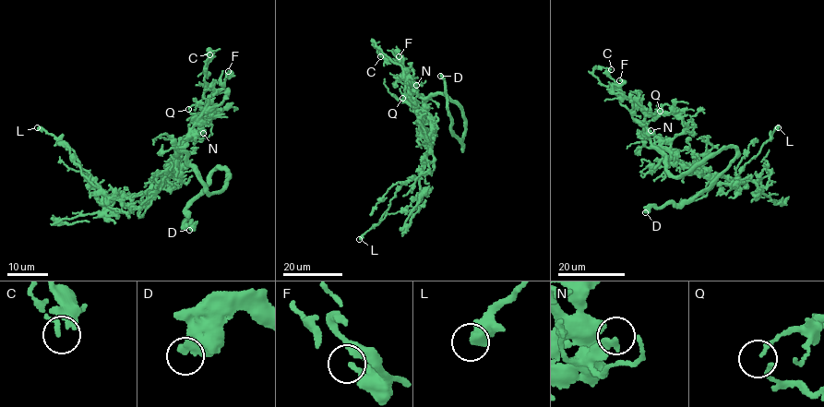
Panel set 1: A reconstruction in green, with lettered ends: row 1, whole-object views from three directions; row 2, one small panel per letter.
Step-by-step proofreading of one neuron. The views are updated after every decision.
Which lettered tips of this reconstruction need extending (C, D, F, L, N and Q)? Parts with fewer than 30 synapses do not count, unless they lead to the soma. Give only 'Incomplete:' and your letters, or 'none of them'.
Incomplete: none of them

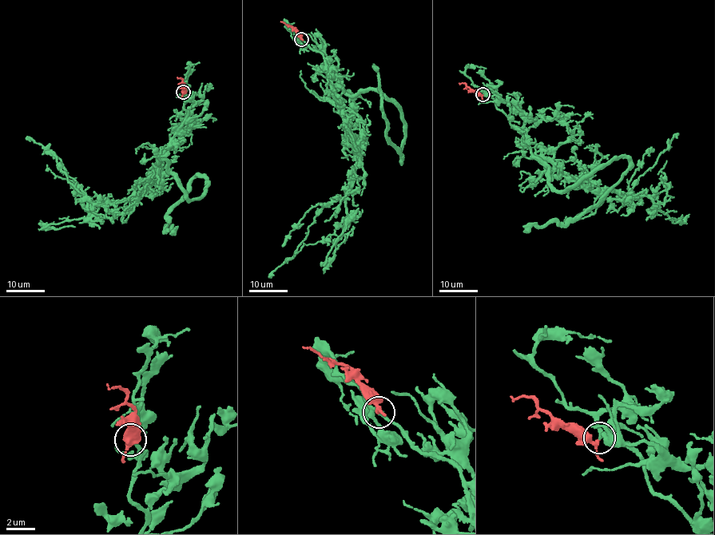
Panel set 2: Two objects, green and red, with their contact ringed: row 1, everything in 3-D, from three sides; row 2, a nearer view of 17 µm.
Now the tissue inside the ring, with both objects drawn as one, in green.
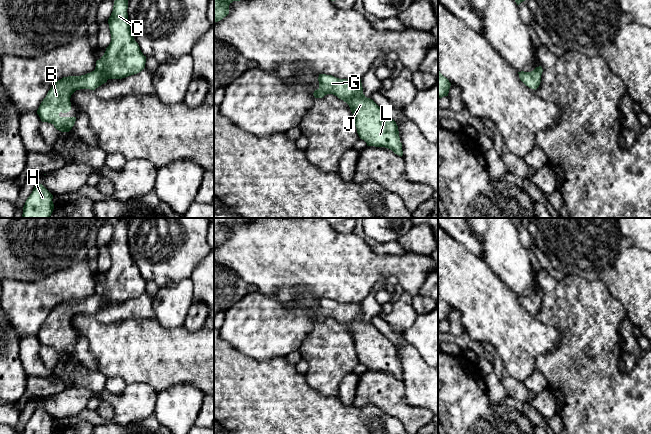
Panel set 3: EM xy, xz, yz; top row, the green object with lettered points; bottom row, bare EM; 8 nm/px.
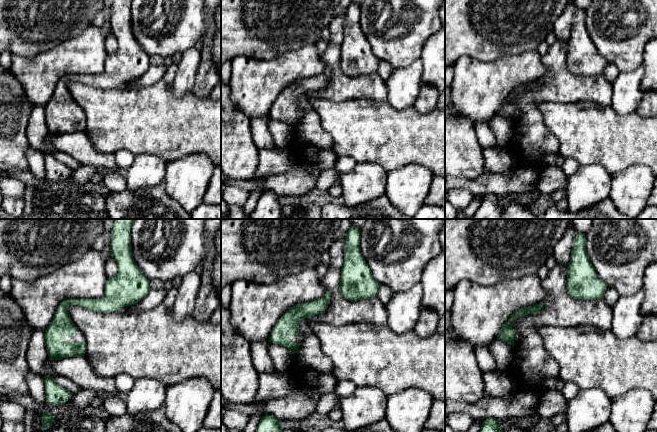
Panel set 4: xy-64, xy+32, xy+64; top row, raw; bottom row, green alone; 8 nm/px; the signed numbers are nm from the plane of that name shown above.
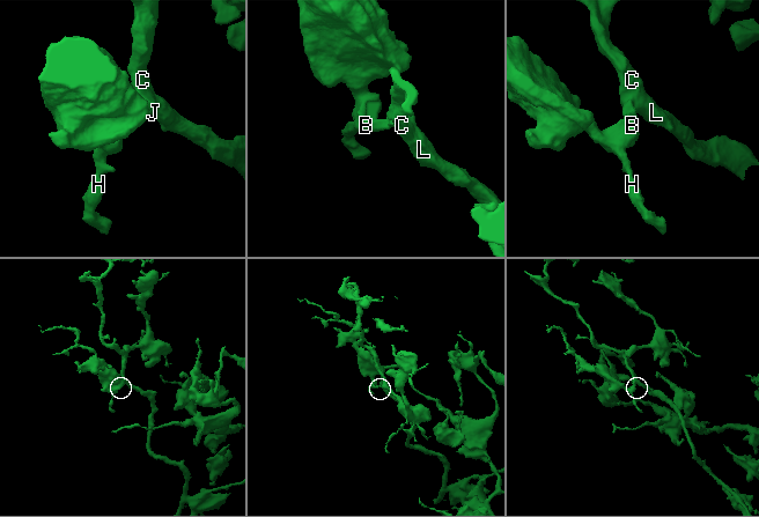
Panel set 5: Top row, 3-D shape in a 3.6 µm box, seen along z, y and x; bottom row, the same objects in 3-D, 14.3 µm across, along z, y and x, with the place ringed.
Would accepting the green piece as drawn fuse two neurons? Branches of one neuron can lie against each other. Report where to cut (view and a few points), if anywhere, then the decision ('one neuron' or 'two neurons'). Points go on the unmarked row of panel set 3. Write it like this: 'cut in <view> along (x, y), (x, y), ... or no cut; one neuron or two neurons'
no cut; one neuron

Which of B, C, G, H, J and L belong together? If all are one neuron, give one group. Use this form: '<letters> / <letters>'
B C G H J L

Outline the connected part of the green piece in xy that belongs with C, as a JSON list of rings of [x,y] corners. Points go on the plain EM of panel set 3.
[[[118,218],[113,230],[113,235],[108,243],[111,266],[104,279],[96,285],[95,294],[81,300],[63,301],[53,308],[46,321],[41,326],[37,338],[42,346],[48,346],[61,356],[69,356],[75,348],[76,341],[60,341],[59,337],[67,337],[71,334],[71,319],[80,313],[95,314],[108,303],[122,303],[141,296],[145,292],[146,280],[140,274],[135,265],[128,245],[128,223]]]

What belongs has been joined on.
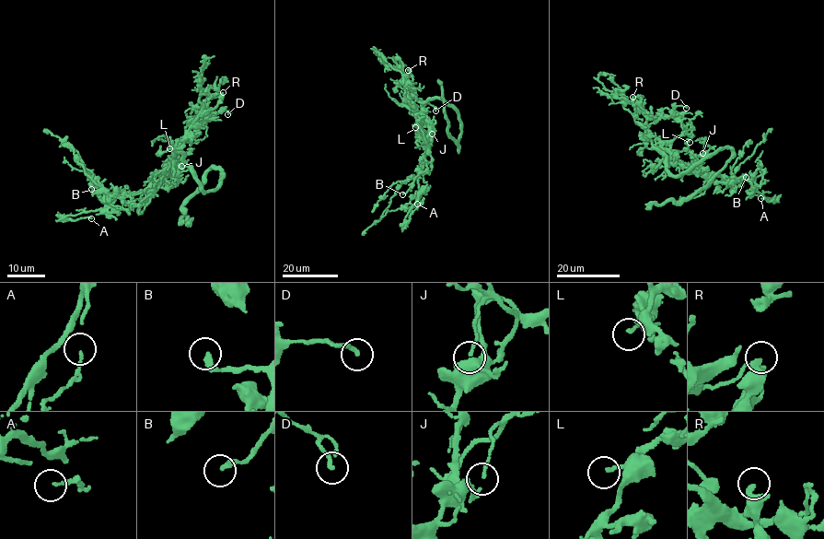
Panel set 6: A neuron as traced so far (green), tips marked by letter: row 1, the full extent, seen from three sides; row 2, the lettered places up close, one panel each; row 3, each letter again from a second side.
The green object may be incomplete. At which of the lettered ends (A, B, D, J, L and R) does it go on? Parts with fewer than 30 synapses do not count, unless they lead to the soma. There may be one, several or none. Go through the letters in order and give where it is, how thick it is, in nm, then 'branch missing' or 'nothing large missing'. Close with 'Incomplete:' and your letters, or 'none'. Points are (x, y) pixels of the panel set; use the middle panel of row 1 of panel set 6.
A: place (417, 204); calibre 130 nm; nothing large missing
B: place (402, 194); calibre 240 nm; nothing large missing
D: place (435, 111); calibre 170 nm; nothing large missing
J: place (432, 134); calibre 90 nm; nothing large missing
L: place (415, 127); calibre 170 nm; nothing large missing
R: place (408, 70); calibre 280 nm; nothing large missing
Incomplete: none

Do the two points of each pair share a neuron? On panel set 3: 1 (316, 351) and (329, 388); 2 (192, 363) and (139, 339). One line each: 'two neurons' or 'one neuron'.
1: one neuron
2: one neuron

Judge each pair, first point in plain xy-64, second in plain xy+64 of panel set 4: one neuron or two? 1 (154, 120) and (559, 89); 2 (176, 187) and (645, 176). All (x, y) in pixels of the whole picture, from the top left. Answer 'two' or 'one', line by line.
1: two
2: one

